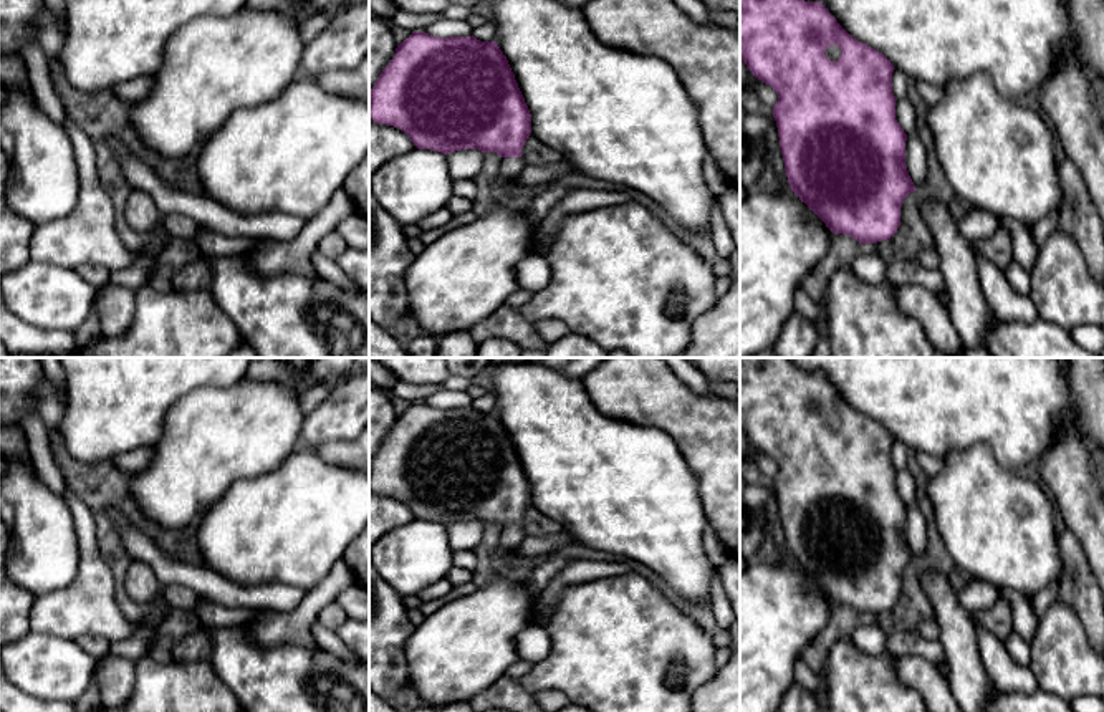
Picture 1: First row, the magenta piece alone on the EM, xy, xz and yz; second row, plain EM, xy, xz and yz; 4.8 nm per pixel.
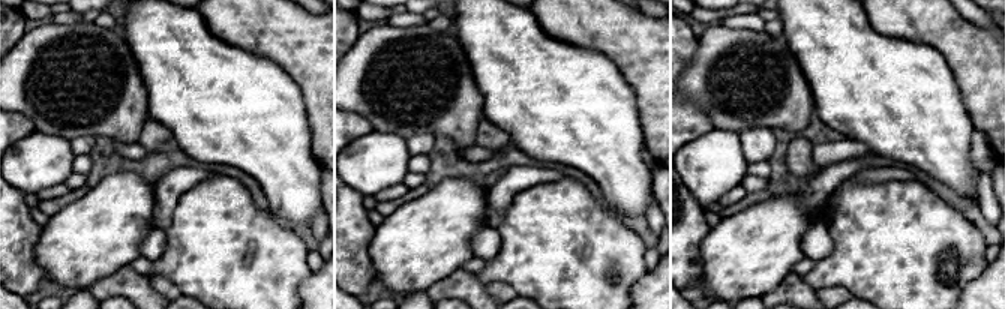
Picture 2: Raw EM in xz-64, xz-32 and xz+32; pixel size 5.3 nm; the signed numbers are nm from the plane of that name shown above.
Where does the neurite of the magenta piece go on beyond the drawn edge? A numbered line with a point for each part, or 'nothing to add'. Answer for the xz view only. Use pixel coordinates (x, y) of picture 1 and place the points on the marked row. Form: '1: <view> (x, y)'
1: xz (510, 168)

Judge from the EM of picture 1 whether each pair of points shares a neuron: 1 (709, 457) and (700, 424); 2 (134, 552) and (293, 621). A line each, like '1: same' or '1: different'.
1: same
2: different

